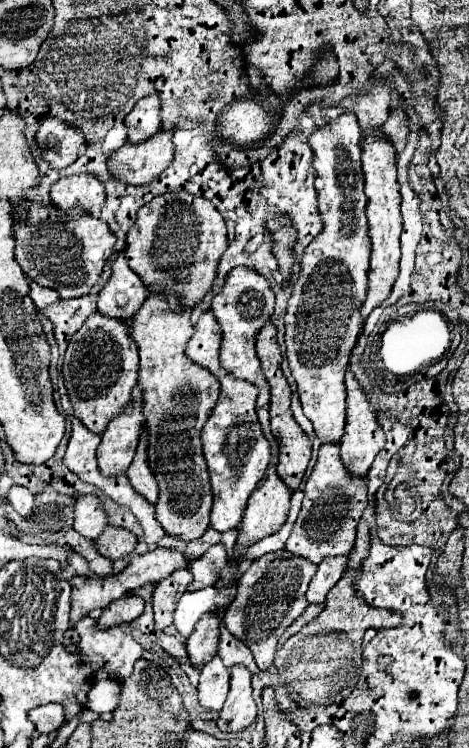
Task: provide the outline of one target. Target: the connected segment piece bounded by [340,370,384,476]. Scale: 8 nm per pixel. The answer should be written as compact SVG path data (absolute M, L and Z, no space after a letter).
M350 370L346 374L346 390L348 390L348 398L346 398L346 434L340 442L340 456L342 456L344 468L348 470L350 476L366 476L372 462L374 462L374 456L384 446L384 432L382 432L380 424L376 422L374 408L366 400L358 380L352 376Z

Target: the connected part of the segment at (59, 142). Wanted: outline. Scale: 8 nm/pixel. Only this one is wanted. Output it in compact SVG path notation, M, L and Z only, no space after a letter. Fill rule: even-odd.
M46 118L36 132L36 144L42 160L50 168L62 170L78 158L78 152L84 146L84 136L78 128L62 120Z

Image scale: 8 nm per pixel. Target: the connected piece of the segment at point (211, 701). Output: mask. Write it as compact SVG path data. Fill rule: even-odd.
M214 656L200 668L200 682L198 682L198 700L200 706L208 710L220 710L226 694L228 694L228 680L230 672L224 668L222 658Z

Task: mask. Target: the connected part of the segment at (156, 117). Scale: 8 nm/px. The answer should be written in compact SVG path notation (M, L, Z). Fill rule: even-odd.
M146 96L142 98L132 112L124 118L124 124L128 128L128 142L140 144L152 138L162 126L160 126L160 98Z

